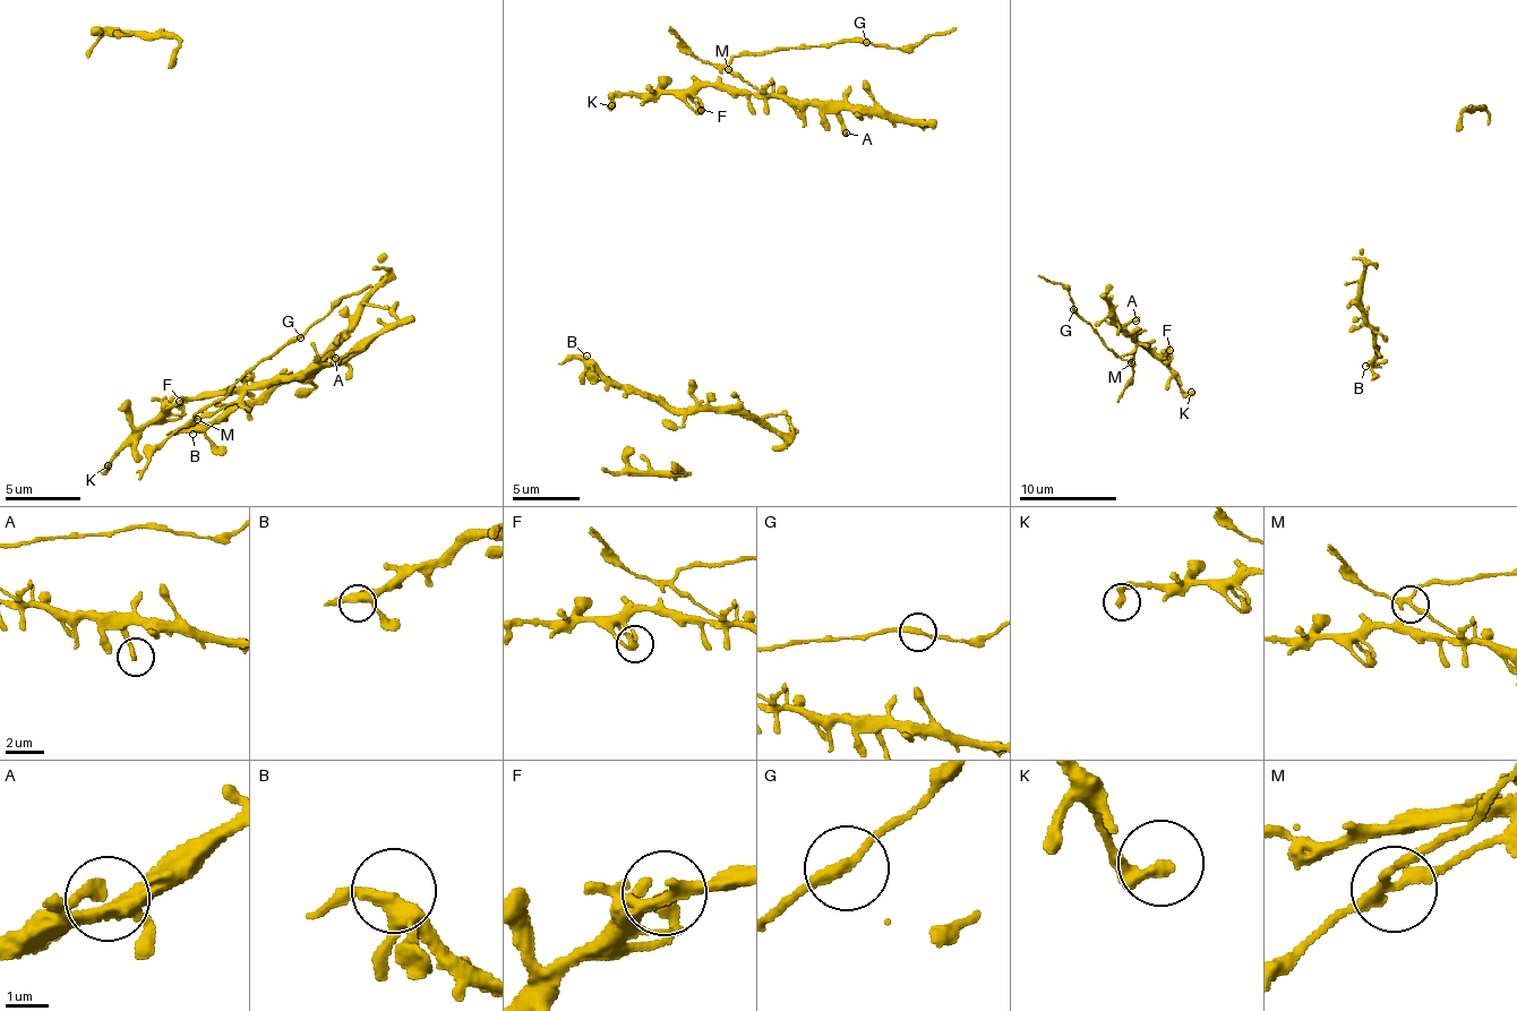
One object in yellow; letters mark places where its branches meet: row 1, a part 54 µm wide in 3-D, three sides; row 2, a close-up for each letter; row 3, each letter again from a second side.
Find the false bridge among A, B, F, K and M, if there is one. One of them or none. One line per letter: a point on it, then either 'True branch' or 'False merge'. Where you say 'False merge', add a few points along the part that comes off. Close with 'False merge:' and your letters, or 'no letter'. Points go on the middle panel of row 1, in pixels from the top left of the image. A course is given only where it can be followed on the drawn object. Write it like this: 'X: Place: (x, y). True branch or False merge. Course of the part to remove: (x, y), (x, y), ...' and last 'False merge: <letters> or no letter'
A: Place: (846, 133). True branch
B: Place: (586, 356). True branch
F: Place: (701, 110). True branch
K: Place: (611, 105). True branch
M: Place: (728, 69). False merge. Course of the part to remove: (729, 68), (738, 56), (762, 54), (839, 42), (905, 49), (956, 28)
False merge: M

